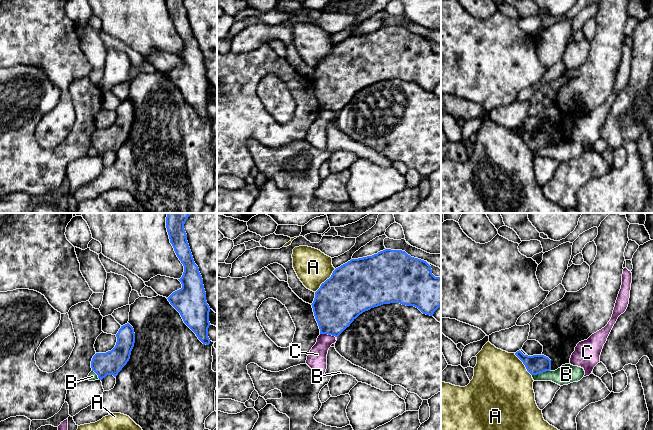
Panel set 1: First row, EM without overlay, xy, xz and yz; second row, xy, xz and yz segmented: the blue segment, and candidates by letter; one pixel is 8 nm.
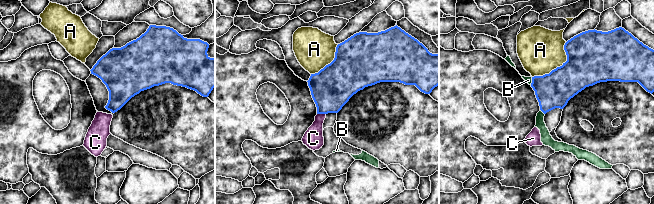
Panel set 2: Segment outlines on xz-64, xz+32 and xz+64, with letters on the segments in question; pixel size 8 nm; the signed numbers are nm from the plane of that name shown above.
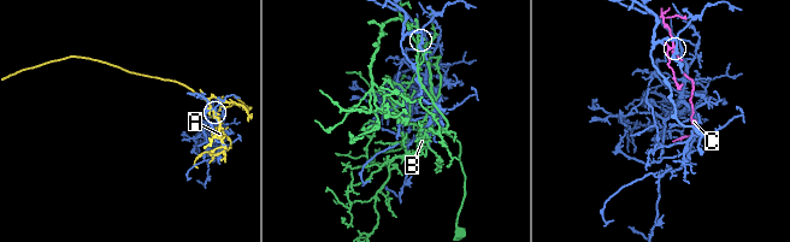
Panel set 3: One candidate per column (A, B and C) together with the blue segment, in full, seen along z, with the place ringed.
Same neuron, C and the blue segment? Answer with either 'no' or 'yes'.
no

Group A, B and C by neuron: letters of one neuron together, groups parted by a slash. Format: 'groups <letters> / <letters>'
groups A / B / C

